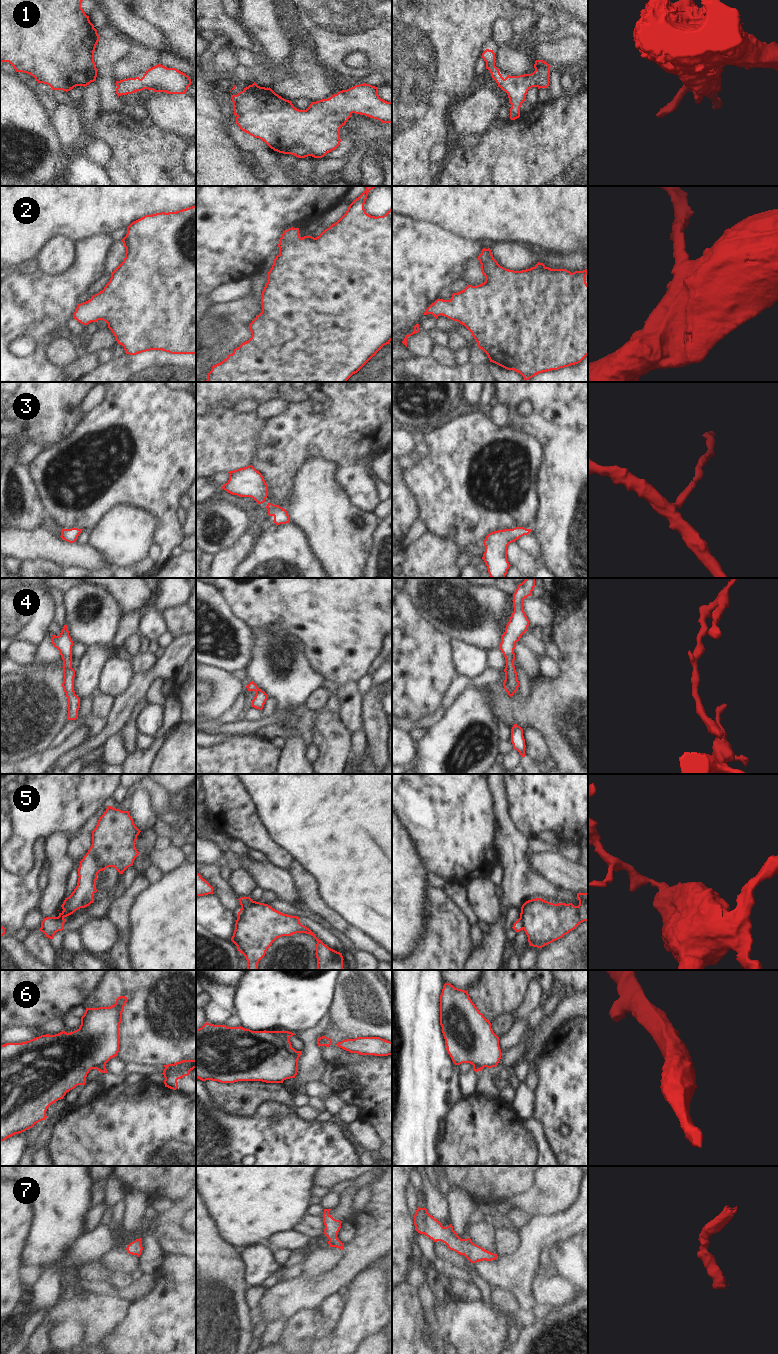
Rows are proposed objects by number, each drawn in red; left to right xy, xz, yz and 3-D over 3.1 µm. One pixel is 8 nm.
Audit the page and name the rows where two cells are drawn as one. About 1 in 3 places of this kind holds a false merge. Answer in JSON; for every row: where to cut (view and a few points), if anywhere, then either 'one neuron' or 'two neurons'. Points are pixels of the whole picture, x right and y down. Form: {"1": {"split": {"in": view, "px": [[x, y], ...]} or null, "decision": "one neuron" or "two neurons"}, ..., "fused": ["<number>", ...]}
{"1": {"split": null, "decision": "one neuron"}, "2": {"split": null, "decision": "one neuron"}, "3": {"split": null, "decision": "one neuron"}, "4": {"split": null, "decision": "one neuron"}, "5": {"split": {"in": "xz", "px": [[255, 901], [241, 908]]}, "decision": "two neurons"}, "6": {"split": {"in": "xy", "px": [[104, 1064], [97, 1069]]}, "decision": "two neurons"}, "7": {"split": null, "decision": "one neuron"}, "fused": ["5", "6"]}

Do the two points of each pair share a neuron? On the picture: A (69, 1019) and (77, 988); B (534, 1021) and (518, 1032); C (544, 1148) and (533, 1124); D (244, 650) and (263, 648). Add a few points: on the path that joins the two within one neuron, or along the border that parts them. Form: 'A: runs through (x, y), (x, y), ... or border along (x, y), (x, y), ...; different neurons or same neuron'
A: border along (69, 1012), (63, 1016); different neurons
B: border along (528, 1017), (528, 1029), (521, 1041), (516, 1045); different neurons
C: runs through (542, 1142), (537, 1130); same neuron
D: border along (252, 629), (252, 660), (243, 669); different neurons

